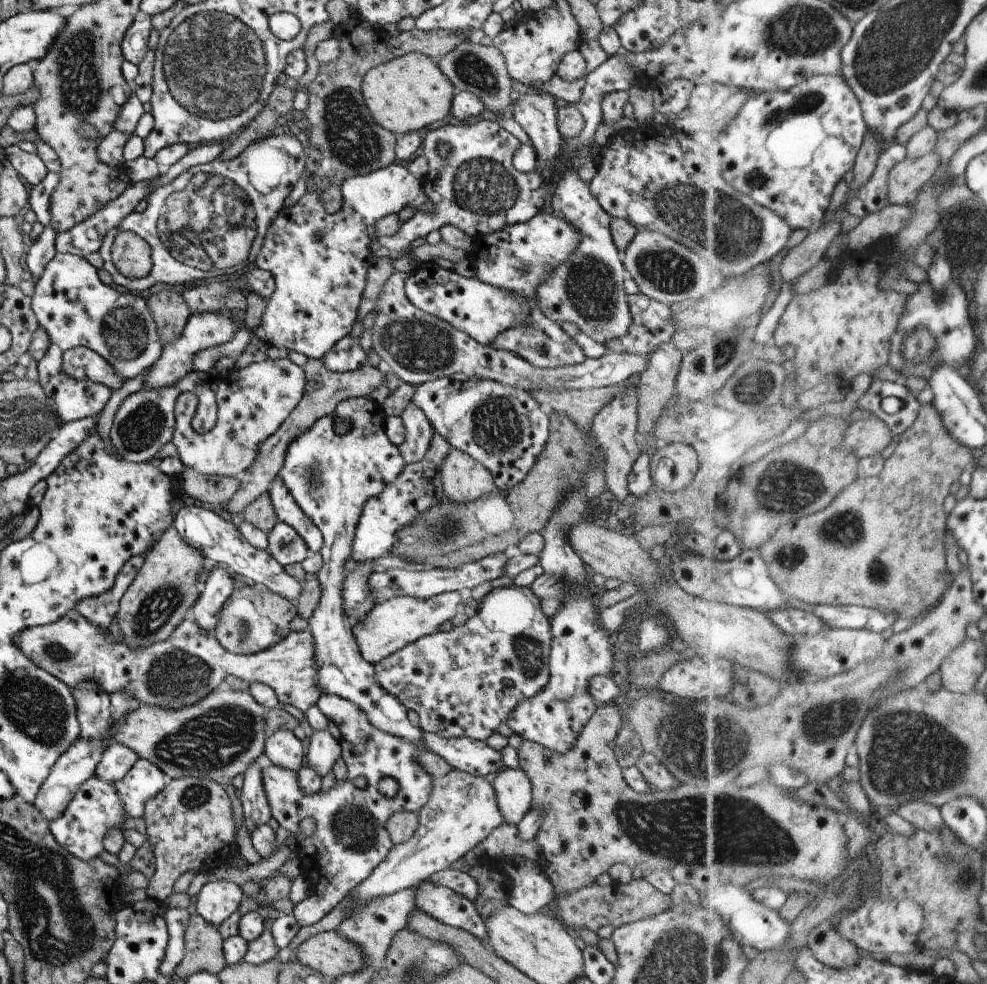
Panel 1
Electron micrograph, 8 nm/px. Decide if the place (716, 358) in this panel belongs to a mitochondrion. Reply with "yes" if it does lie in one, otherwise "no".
yes

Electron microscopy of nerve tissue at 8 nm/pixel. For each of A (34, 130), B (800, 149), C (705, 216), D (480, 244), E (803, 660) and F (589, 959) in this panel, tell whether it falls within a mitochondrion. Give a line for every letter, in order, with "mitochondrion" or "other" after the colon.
A: other
B: other
C: mitochondrion
D: other
E: mitochondrion
F: other

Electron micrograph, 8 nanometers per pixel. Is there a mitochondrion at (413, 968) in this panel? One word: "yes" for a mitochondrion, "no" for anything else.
yes

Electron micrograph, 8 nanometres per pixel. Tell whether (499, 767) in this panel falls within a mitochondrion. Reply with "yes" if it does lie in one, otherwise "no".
no

